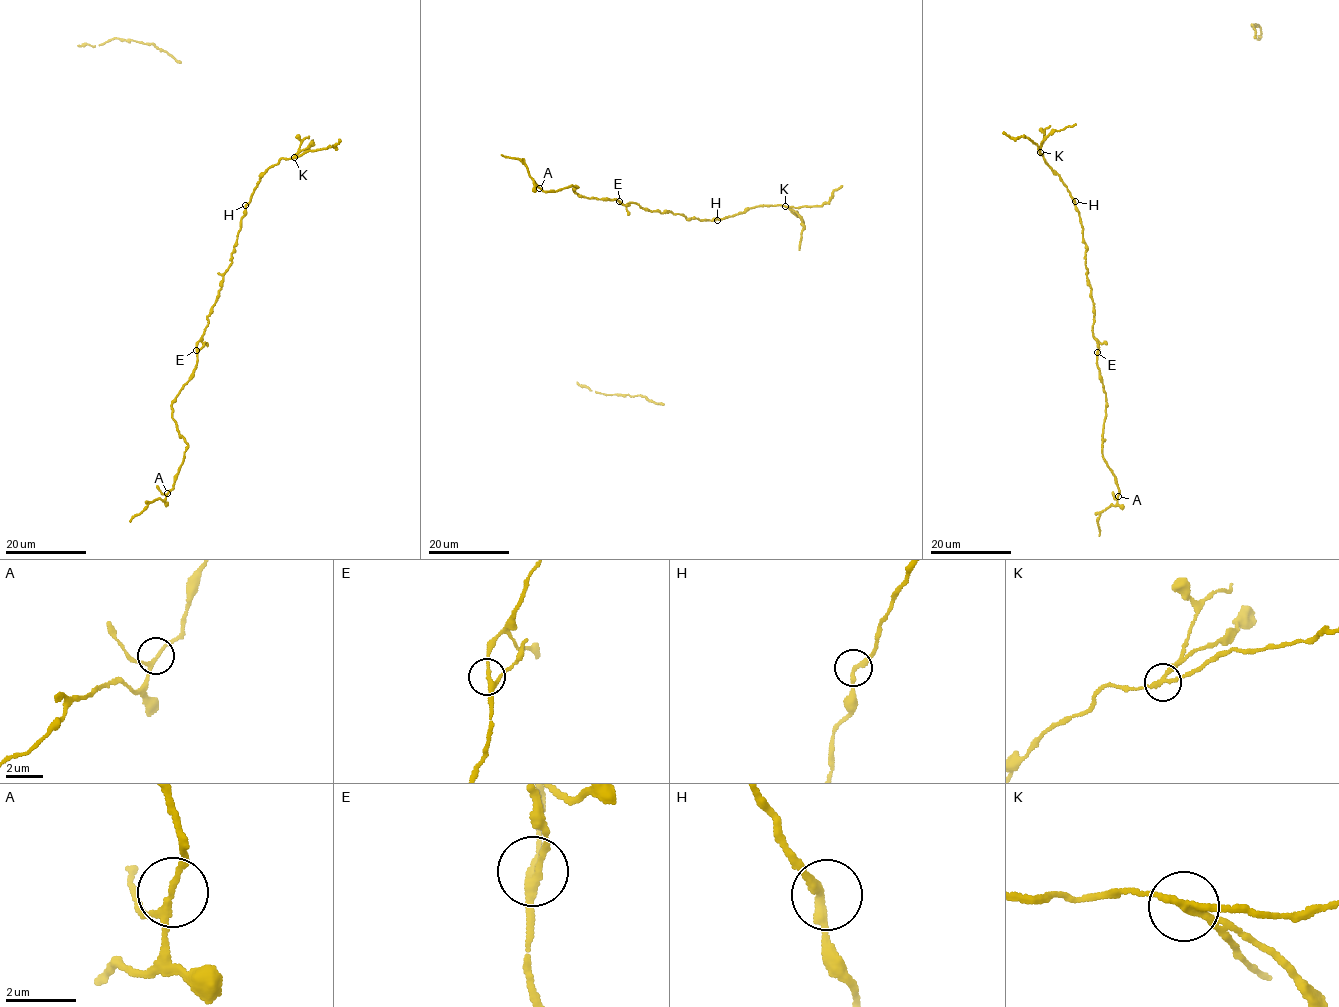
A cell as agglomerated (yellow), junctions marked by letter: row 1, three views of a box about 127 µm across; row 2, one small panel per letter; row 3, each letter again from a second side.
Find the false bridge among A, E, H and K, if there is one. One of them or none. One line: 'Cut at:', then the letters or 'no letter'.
Cut at: K

